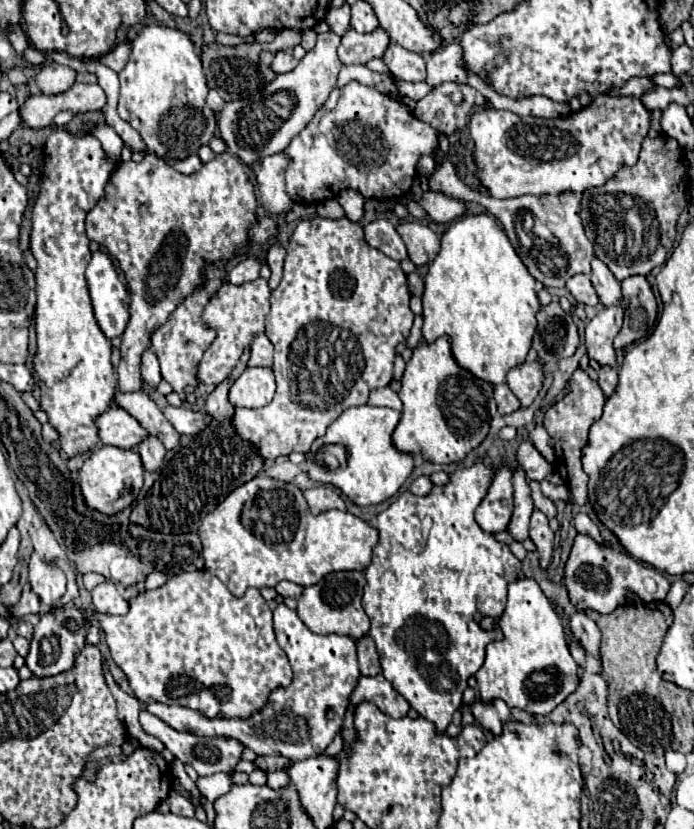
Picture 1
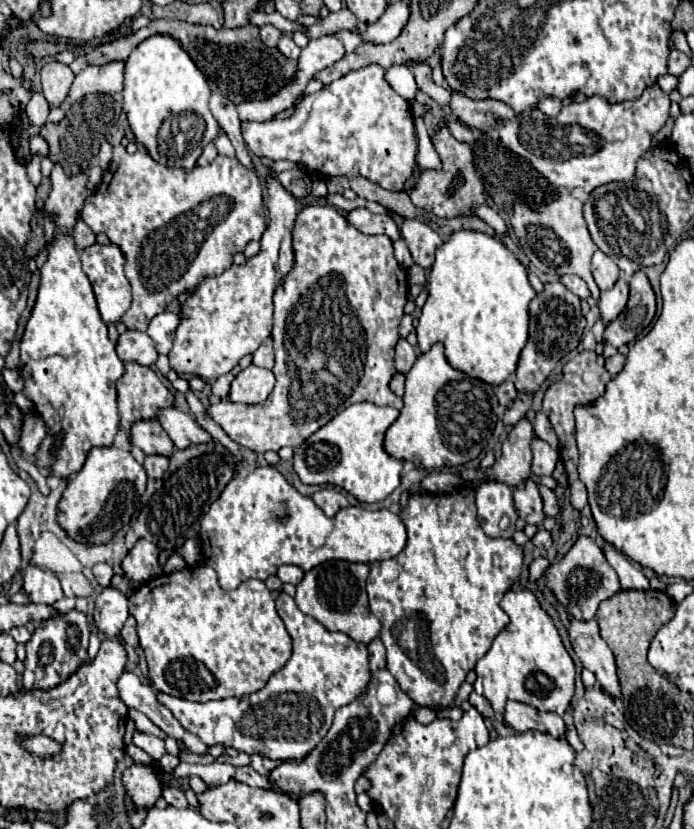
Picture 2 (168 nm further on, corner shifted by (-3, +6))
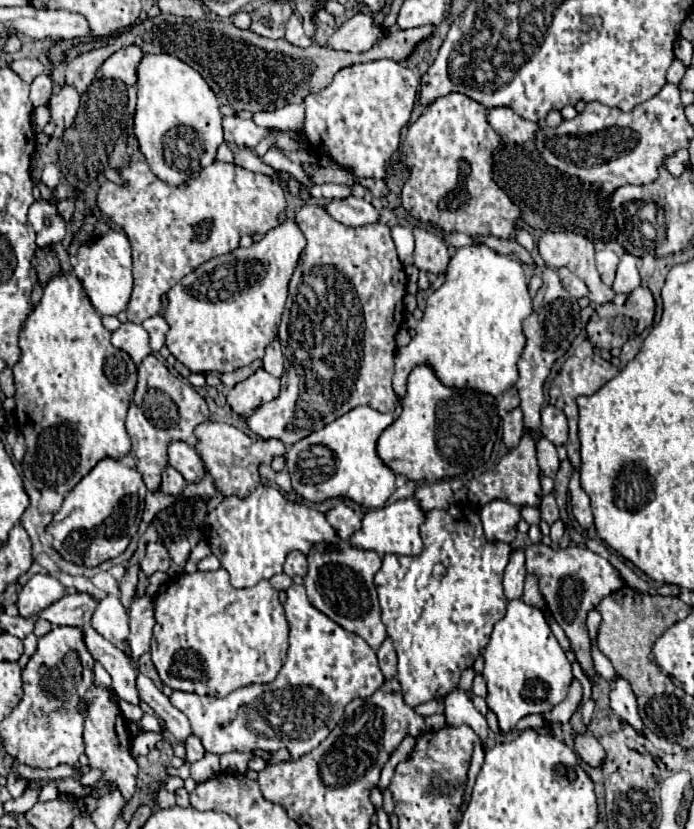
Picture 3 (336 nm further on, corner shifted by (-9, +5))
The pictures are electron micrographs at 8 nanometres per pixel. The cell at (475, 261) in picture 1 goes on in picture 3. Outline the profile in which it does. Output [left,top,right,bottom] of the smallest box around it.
[393,244,533,398]

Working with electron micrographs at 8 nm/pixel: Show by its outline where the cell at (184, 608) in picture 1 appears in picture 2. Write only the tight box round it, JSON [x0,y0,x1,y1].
[129,567,291,703]

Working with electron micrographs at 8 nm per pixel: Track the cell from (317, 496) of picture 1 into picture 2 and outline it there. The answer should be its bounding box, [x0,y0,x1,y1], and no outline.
[313,487,349,517]

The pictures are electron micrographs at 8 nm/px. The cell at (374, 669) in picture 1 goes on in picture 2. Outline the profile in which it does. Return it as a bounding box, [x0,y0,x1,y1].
[369,639,385,671]

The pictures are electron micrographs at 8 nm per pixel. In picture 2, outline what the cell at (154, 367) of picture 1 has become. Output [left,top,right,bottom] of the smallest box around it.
[115,329,157,365]

